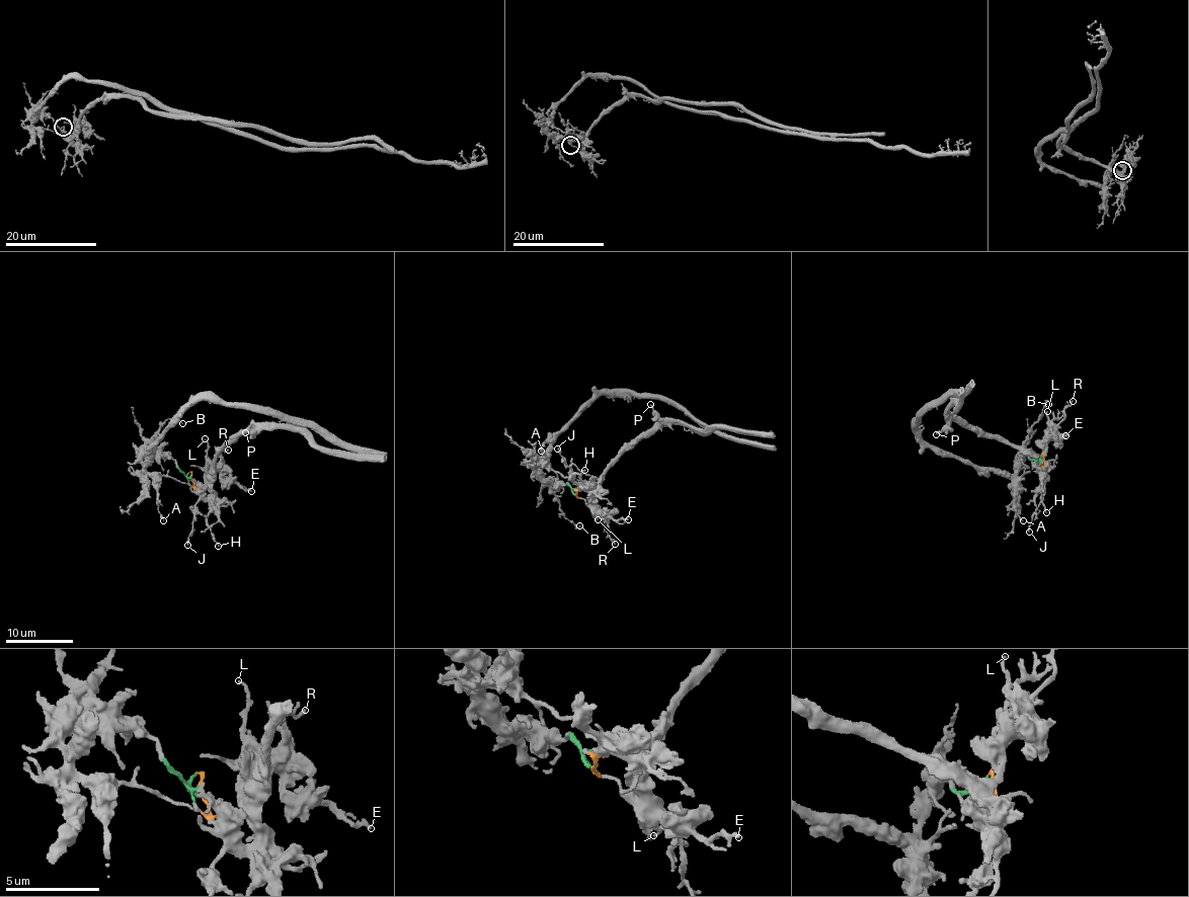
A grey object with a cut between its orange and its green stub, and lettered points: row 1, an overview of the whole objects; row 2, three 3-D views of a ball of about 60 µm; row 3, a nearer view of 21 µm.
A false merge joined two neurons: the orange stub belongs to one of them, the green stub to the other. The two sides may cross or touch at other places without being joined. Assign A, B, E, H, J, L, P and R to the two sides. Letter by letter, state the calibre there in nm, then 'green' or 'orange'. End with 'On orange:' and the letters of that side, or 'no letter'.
A: 240 nm | green
B: 130 nm | green
E: 240 nm | orange
H: 140 nm | orange
J: 180 nm | orange
L: 130 nm | orange
P: 200 nm | orange
R: 100 nm | orange
On orange: E, H, J, L, P, R

